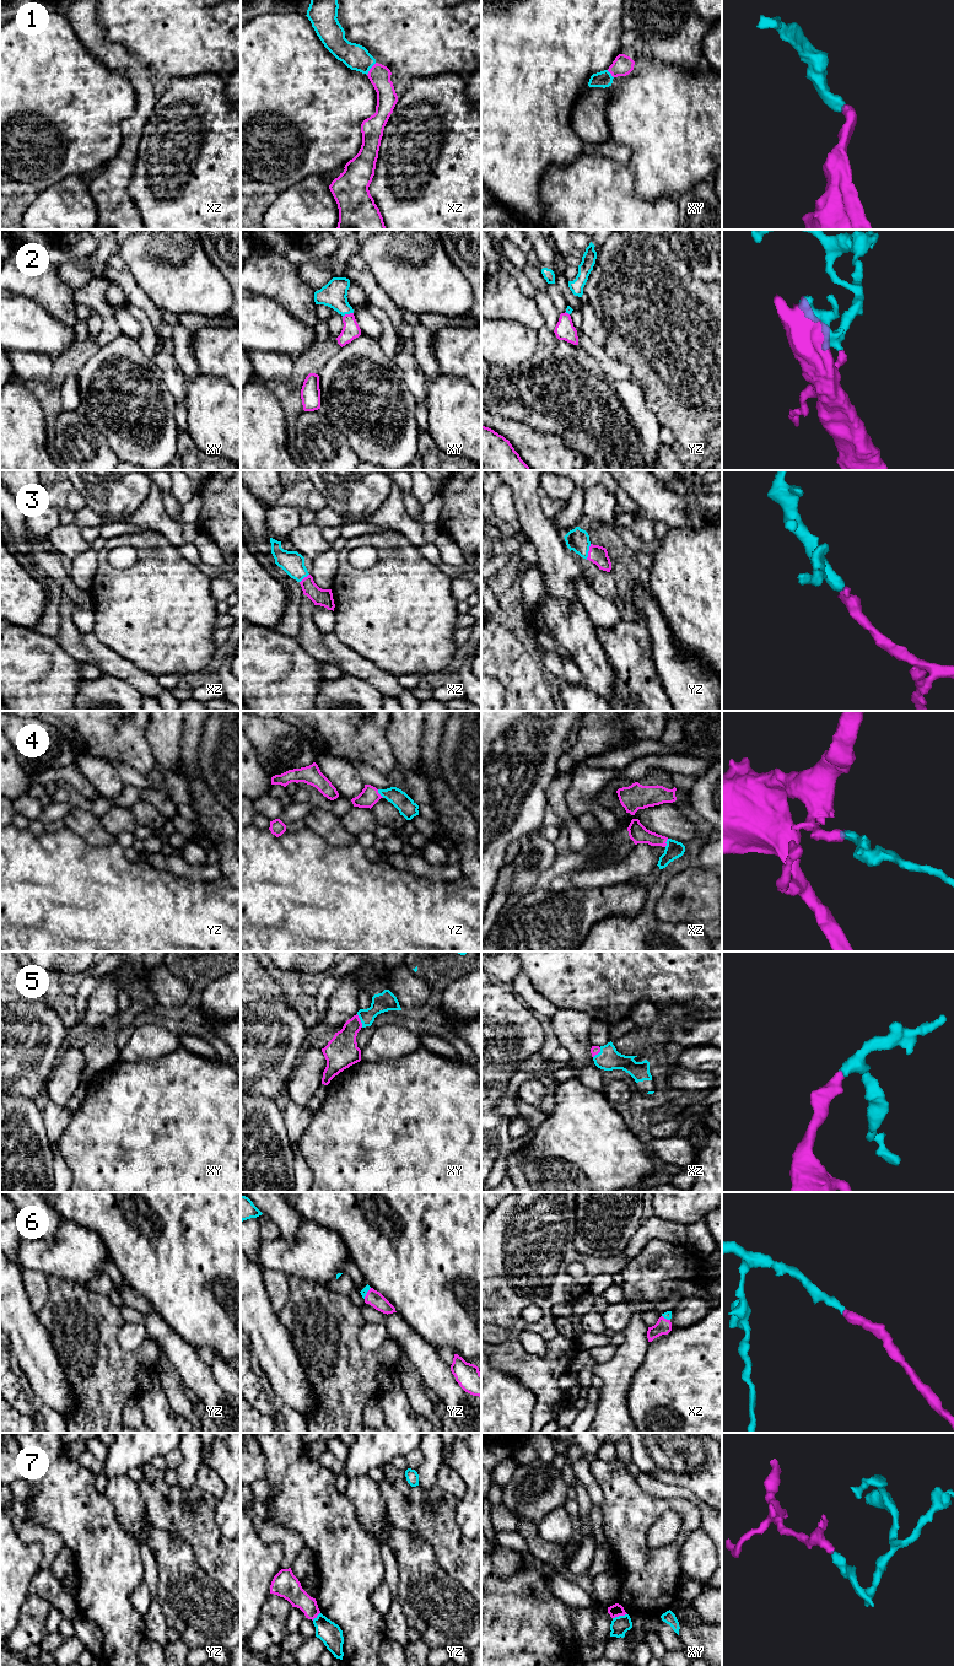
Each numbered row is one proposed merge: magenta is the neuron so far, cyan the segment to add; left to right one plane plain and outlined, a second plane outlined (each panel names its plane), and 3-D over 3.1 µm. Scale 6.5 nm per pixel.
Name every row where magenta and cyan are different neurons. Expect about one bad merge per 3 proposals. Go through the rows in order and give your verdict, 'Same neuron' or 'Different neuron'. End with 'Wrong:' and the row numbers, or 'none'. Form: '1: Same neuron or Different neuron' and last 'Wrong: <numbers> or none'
1: Same neuron
2: Same neuron
3: Same neuron
4: Same neuron
5: Same neuron
6: Same neuron
7: Different neuron
Wrong: 7

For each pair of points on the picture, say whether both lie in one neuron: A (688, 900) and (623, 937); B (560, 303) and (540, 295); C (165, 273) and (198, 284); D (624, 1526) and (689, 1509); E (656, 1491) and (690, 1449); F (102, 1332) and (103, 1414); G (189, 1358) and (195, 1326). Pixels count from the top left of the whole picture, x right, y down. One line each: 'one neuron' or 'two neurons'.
A: one neuron
B: two neurons
C: one neuron
D: one neuron
E: two neurons
F: one neuron
G: two neurons

